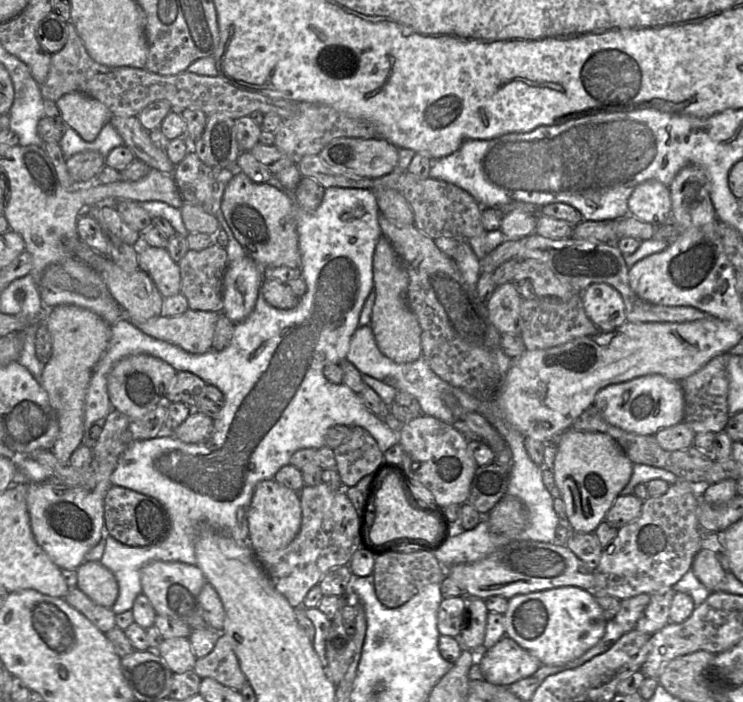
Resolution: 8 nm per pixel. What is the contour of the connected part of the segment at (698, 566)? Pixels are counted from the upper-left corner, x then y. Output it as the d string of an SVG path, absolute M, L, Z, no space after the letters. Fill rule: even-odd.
M701 549L693 560L691 570L711 592L725 591L726 571L712 551Z

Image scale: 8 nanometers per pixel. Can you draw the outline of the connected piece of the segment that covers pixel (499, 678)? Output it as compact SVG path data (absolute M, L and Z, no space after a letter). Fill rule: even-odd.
M508 636L486 649L479 662L483 679L496 685L511 685L531 676L541 666L536 656Z

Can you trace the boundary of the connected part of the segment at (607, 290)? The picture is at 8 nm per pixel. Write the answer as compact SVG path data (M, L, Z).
M606 283L592 284L582 293L583 308L601 332L610 332L626 322L621 294Z

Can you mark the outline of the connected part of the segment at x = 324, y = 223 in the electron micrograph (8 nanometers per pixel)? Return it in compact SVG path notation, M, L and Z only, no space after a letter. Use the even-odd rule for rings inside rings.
M329 187L329 188L325 188L323 200L319 205L319 207L313 212L306 212L305 210L303 210L297 205L295 193L293 190L288 190L288 193L285 194L287 194L294 203L294 217L296 220L299 249L301 253L300 272L301 272L301 278L305 281L307 285L306 293L299 299L299 303L295 308L284 310L284 309L277 309L269 305L264 299L260 288L260 293L258 295L255 308L246 319L235 324L234 333L230 344L222 351L216 351L214 349L211 349L203 354L193 354L185 351L184 349L182 349L181 347L175 344L149 336L146 333L139 330L130 321L129 318L121 318L116 323L111 325L111 338L109 344L92 373L85 396L84 419L83 419L84 434L83 434L82 444L85 444L89 448L92 448L95 440L89 437L89 431L91 426L95 424L96 421L105 419L109 414L109 412L112 410L112 405L109 401L109 395L108 395L107 377L114 364L127 356L147 354L160 358L163 361L170 364L177 372L188 371L199 376L207 384L212 384L216 386L224 395L223 405L220 407L220 411L217 417L213 419L213 426L214 426L213 432L207 441L203 443L196 443L196 444L185 443L178 440L173 435L171 435L172 433L163 432L161 435L153 439L131 441L130 443L125 445L125 448L119 457L117 466L111 475L111 485L125 487L133 491L139 492L141 494L151 496L157 499L158 501L160 501L167 508L169 512L172 521L172 526L165 540L155 545L146 546L146 547L131 547L122 544L121 542L117 541L112 536L110 536L104 527L101 540L96 546L94 546L86 554L84 562L100 561L102 565L104 565L113 573L113 575L117 580L118 587L119 587L119 594L116 602L111 607L111 610L116 615L131 610L136 597L142 593L141 569L148 563L154 561L163 561L163 562L181 562L185 564L196 565L197 558L195 554L195 543L198 537L202 533L205 533L206 531L216 531L228 535L229 537L233 538L235 541L248 542L249 531L248 531L247 513L249 510L249 506L256 485L260 481L274 479L275 474L281 467L290 464L289 463L290 457L297 450L304 449L304 448L319 449L325 446L326 434L332 426L346 425L348 427L359 426L364 428L376 440L378 447L382 453L384 453L391 446L399 443L398 431L392 430L385 423L383 419L380 419L379 417L375 416L369 409L367 409L358 394L353 392L353 390L351 390L344 383L334 384L328 381L323 373L324 367L326 365L340 364L342 360L346 359L350 348L352 336L354 335L355 331L359 327L359 318L362 308L364 306L367 297L369 296L369 294L374 288L373 255L377 242L382 237L382 232L379 224L380 211L377 204L376 195L370 189Z

